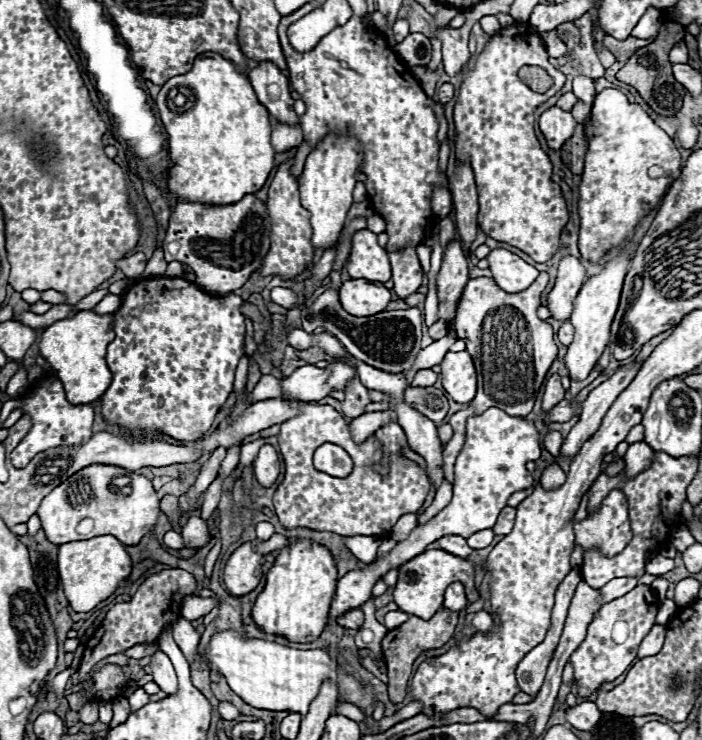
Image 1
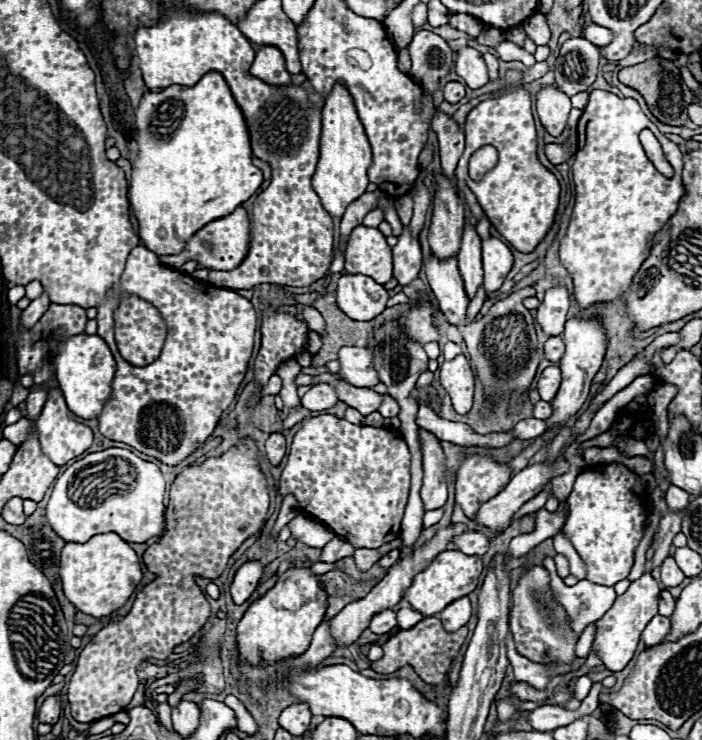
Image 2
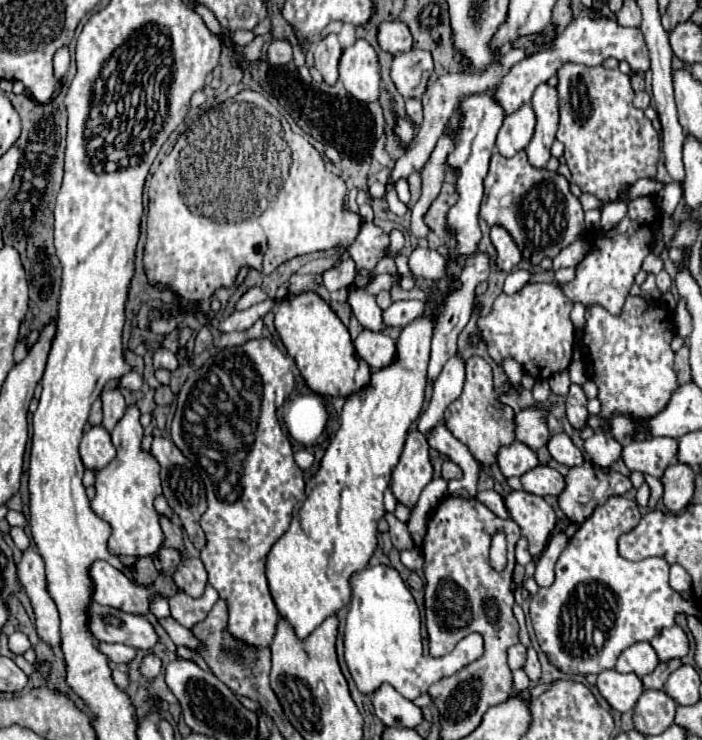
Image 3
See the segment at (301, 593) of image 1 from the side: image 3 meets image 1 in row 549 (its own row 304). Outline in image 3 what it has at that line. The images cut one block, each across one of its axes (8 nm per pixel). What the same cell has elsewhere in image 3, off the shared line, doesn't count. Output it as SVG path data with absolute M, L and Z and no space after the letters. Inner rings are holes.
M302 294L282 302L276 310L274 324L286 346L288 356L294 358L302 378L312 392L320 396L348 398L350 394L358 394L362 386L370 386L372 368L356 354L348 328L316 294Z

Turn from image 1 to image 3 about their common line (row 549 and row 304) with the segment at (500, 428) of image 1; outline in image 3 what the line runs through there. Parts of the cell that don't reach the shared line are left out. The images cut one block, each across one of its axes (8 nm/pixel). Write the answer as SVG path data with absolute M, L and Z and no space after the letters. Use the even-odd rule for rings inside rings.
M404 300L404 302L394 302L390 308L384 310L384 322L386 326L406 326L406 322L414 322L418 314L426 308L424 302L420 300Z

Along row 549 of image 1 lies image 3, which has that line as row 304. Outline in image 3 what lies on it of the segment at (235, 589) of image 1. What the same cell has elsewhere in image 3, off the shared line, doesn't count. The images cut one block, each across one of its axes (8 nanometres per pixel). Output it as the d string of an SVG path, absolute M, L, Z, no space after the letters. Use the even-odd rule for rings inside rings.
M252 288L252 290L248 290L242 298L240 298L240 302L236 304L236 310L246 310L246 308L250 308L252 304L258 304L258 302L264 302L268 296L266 296L266 292L262 290L262 288Z

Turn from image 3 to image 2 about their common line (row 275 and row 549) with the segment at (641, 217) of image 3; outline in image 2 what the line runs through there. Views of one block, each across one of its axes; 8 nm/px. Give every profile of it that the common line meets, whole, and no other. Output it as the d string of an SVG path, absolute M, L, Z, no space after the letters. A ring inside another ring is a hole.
M610 462L582 470L568 496L568 518L564 534L584 560L588 580L596 584L610 584L624 580L634 564L634 552L644 536L650 494L640 476L630 472L620 462Z

